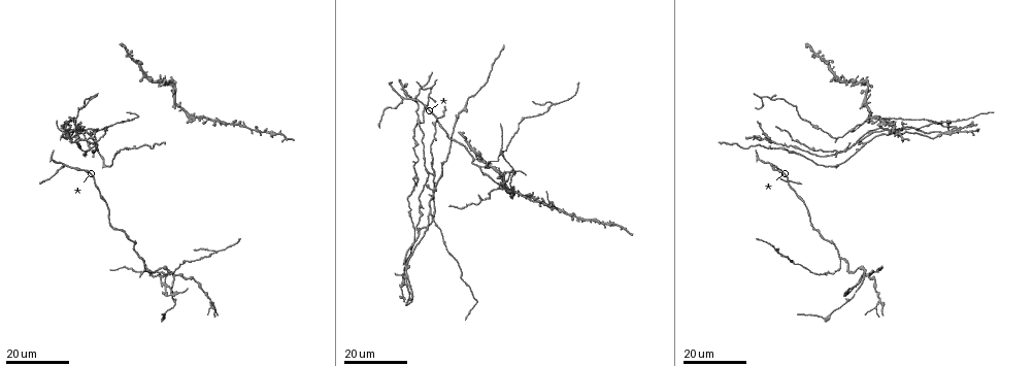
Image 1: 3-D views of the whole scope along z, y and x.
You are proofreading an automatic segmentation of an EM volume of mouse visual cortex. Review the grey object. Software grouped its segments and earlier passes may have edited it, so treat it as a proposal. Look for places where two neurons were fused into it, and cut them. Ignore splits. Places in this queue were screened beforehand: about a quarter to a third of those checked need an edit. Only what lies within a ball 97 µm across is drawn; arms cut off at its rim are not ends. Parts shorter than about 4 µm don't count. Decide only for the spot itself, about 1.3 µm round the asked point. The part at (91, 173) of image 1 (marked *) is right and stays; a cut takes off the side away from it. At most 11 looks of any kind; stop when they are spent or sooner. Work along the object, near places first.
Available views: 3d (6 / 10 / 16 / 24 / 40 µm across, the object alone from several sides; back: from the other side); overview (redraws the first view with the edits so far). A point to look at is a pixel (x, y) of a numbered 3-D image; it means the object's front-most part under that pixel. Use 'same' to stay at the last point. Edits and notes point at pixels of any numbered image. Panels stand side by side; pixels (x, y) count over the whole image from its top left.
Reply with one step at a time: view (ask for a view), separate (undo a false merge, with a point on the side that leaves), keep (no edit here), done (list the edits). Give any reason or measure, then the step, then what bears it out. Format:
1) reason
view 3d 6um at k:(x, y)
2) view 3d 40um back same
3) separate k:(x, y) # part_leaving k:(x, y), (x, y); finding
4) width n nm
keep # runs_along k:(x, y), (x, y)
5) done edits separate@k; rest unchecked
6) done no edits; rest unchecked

branch point
view 3d 24um at 1:(400, 100)

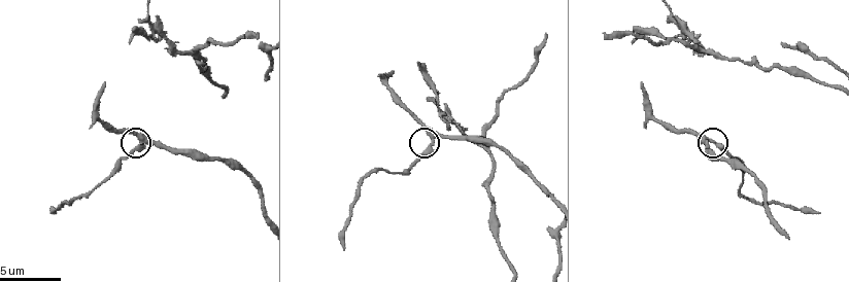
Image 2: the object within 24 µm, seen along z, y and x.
view 3d 6um at 2:(433, 139)

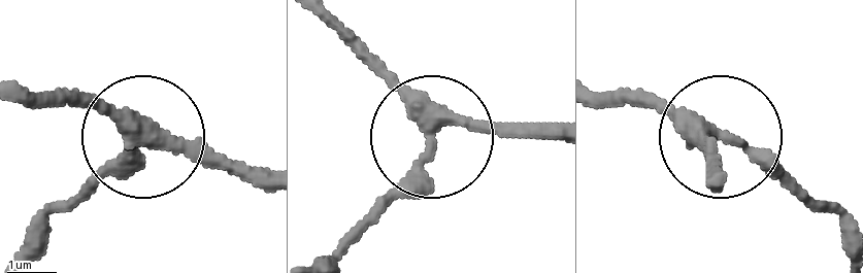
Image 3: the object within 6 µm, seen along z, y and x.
keep # one neuron here

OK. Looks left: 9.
arms run side by side
view 3d 24um at 1:(433, 215)

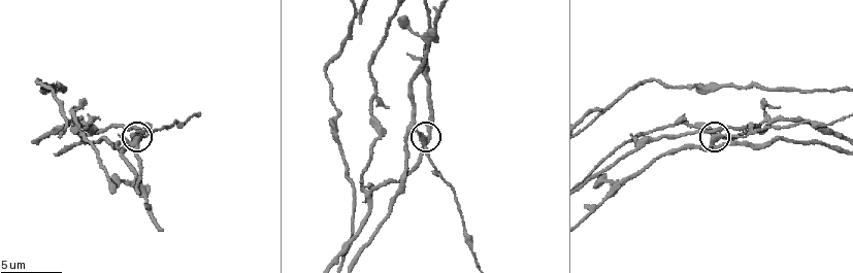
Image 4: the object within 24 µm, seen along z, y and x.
view 3d 10um at 4:(713, 136)

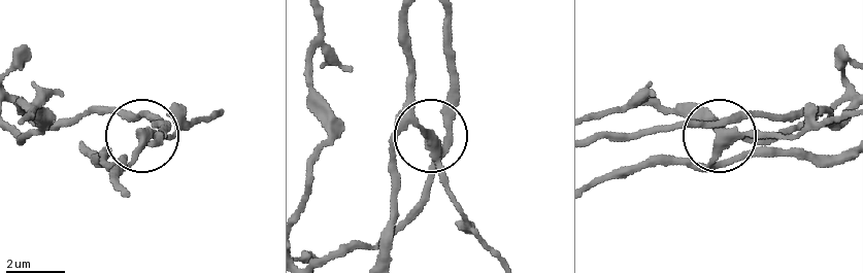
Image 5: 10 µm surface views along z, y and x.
closer look
view 3d 6um at 5:(433, 138)

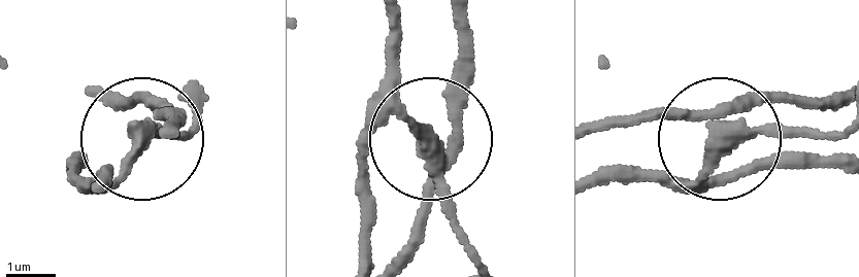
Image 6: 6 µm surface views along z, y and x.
arms 4
separate 6:(423, 229) # part_leaving 6:(432, 171), (424, 219), (396, 256); two neurons meet here

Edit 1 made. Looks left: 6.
redraw
view overview

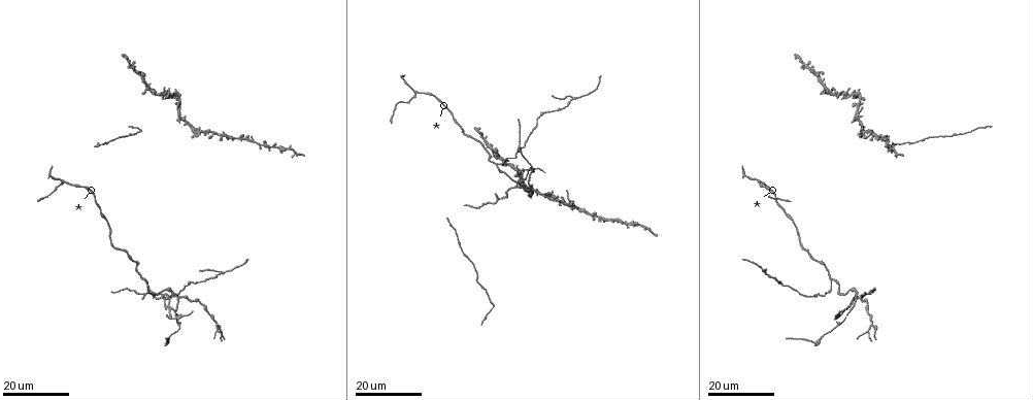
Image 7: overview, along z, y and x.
view 3d 16um at 7:(526, 189)

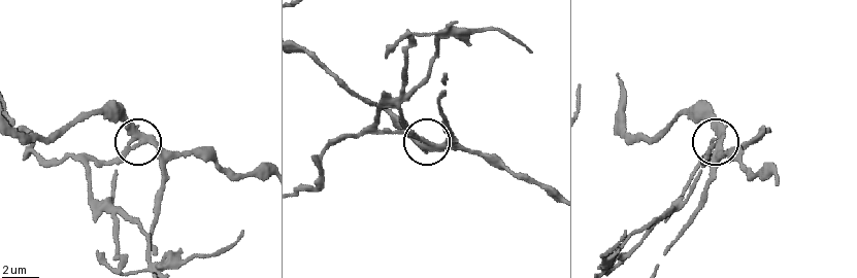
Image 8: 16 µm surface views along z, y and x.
closer look
view 3d 6um at 8:(426, 141)

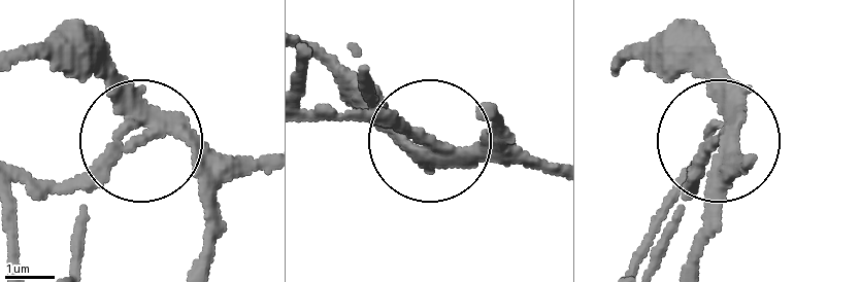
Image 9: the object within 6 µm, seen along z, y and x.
separate 9:(101, 180) # part_leaving 9:(143, 129), (73, 173), (25, 177); two neurons meet here

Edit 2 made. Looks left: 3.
three arms meet
view 3d 24um at 7:(216, 324)

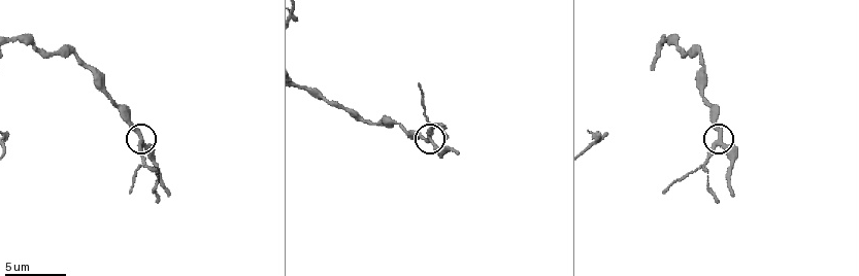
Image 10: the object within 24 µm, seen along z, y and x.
view 3d 6um at 10:(720, 142)

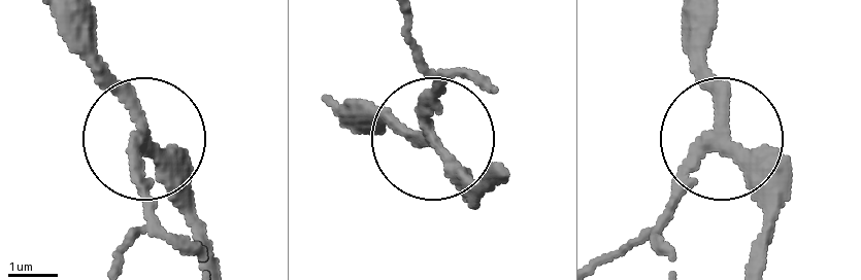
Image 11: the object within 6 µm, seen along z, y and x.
width 260 nm
separate 11:(144, 211) # part_leaving 11:(135, 150), (143, 220), (119, 261); a second neuron is stuck on

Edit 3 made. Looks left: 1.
done edits separate@6, separate@9, separate@11; rest unchecked

